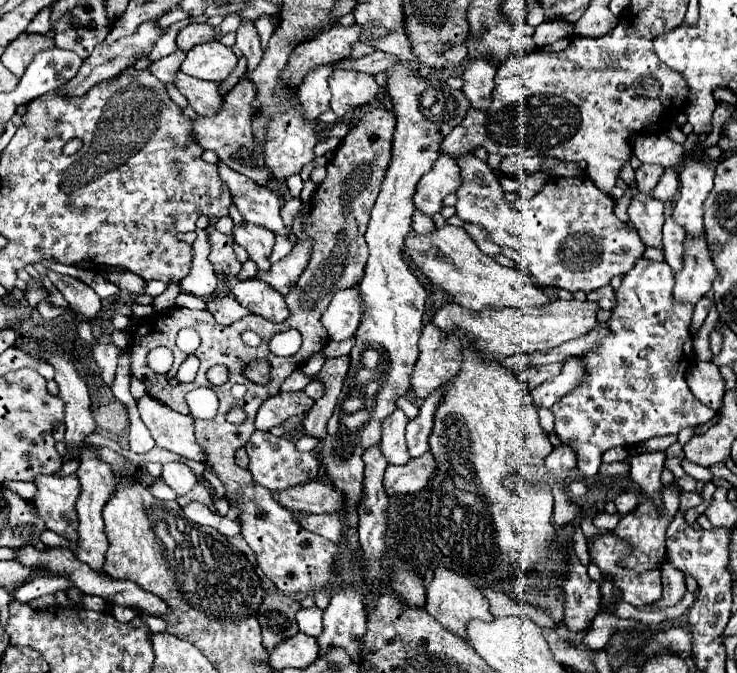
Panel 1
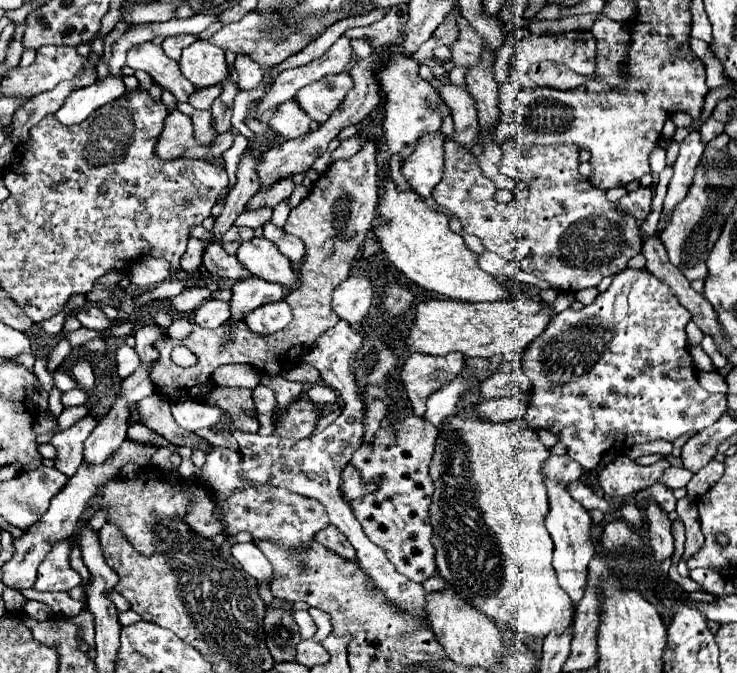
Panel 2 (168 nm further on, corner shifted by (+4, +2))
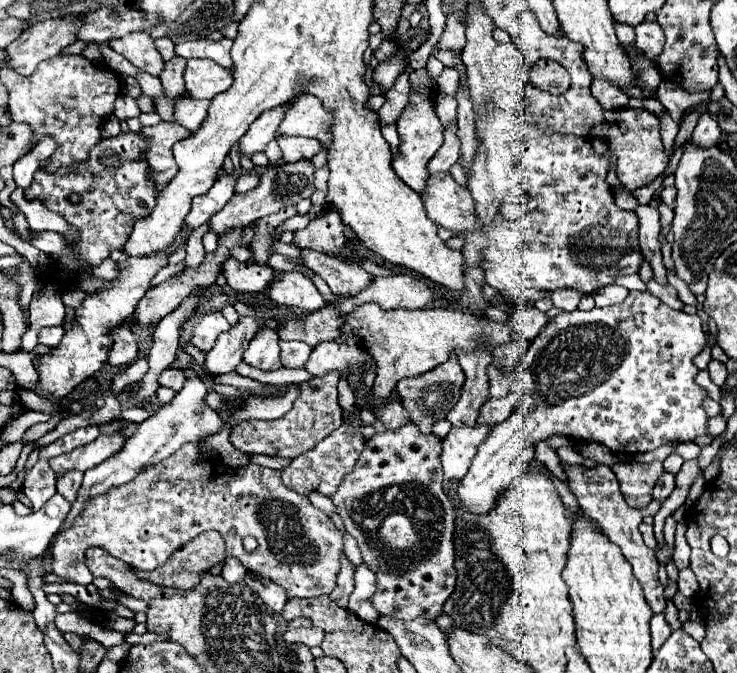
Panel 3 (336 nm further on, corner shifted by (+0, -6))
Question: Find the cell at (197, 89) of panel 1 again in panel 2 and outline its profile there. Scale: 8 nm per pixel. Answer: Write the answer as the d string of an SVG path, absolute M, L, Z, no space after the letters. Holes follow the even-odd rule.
M151 42L131 48L127 54L127 66L131 66L133 70L145 70L153 78L153 82L169 90L177 98L177 102L187 102L195 92L195 86L181 74L177 62L169 60L169 56L163 54L163 48Z

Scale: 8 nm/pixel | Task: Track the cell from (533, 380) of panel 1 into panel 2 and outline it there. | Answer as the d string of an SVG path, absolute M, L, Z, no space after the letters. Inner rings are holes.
M519 370L513 372L499 372L489 376L485 382L481 382L481 394L487 400L499 398L499 396L517 396L519 392L527 392L531 388L531 380L521 374Z

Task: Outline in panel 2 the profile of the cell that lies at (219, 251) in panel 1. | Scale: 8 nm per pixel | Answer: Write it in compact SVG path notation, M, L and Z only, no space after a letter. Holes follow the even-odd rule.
M213 242L205 246L203 252L203 268L219 278L231 278L231 280L239 280L249 276L249 272L243 268L243 264L239 264L239 260L235 256L229 256L221 244Z

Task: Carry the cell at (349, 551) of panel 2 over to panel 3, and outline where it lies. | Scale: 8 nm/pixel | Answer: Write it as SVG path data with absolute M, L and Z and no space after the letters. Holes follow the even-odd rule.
M343 556L343 560L341 560L341 572L339 572L339 576L337 576L337 586L335 586L335 590L329 594L329 598L331 598L337 606L341 606L341 608L347 608L349 596L351 596L351 592L353 592L353 588L355 588L353 574L355 574L353 564Z

